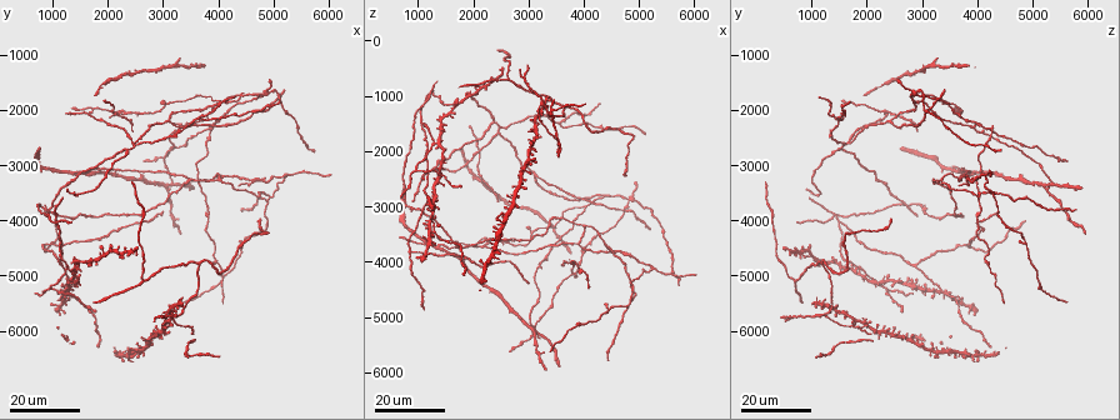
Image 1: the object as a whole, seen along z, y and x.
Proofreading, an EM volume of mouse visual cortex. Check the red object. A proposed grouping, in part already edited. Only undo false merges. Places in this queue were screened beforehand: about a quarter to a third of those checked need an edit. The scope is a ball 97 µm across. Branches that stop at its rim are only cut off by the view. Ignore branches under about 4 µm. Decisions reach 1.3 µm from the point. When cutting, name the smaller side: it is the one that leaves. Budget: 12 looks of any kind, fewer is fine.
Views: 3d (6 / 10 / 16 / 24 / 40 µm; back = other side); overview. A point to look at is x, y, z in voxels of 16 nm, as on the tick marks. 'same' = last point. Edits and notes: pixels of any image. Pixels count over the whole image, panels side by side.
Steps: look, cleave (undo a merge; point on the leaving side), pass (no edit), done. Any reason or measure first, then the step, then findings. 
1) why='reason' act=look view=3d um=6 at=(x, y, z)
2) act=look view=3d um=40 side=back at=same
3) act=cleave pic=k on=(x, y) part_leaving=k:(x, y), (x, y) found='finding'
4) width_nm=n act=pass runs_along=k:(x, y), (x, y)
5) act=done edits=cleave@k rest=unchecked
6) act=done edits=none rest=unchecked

act=look view=3d um=16 at=(4450, 1750, 2750)

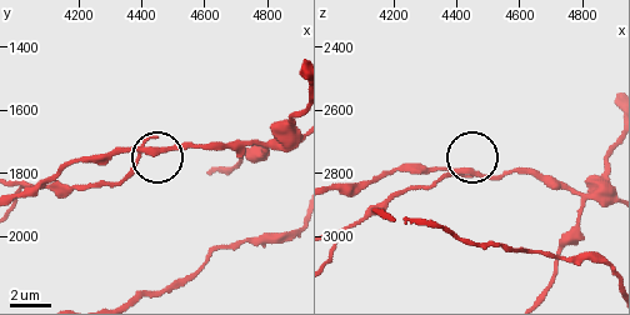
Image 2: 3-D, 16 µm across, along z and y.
act=look view=3d um=6 at=(4400, 1730, 2790)

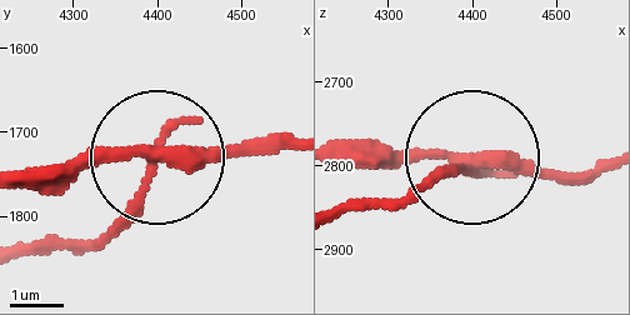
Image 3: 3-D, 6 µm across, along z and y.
arms=3 act=cleave pic=3 on=(115, 228) found='a second cell is stuck on'

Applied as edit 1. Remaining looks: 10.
act=look view=3d um=24 at=(4600, 3250, 3850)

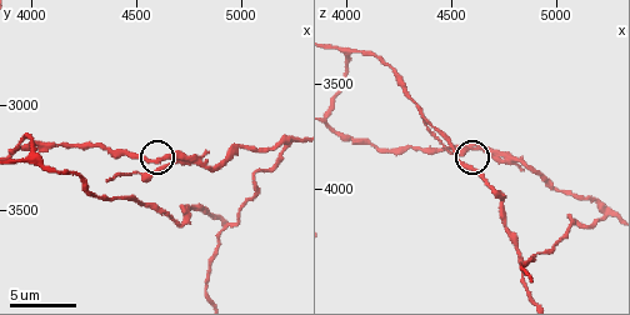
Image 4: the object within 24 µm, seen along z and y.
act=look view=3d um=10 at=(4610, 3300, 3810)

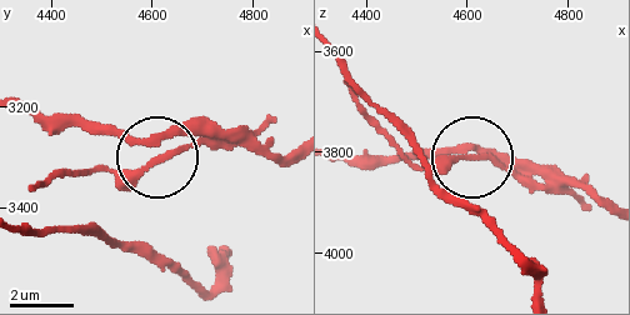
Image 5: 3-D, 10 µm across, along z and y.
width_nm=220 act=pass found='continuous, no second cell'

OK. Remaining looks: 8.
act=look view=3d um=16 at=(5250, 3170, 4130)

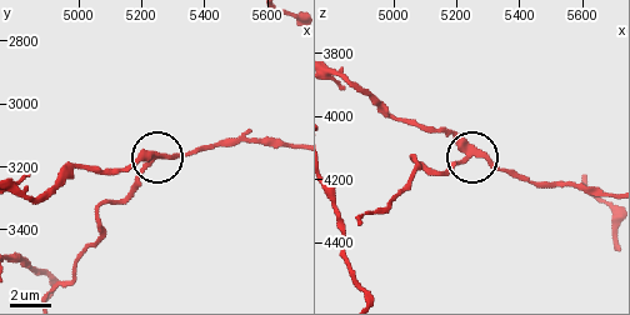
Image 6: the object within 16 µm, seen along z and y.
width_nm=270 act=cleave pic=6 on=(135, 181) found='two cells meet here'

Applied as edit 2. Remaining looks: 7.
why='redraw' act=look view=overview

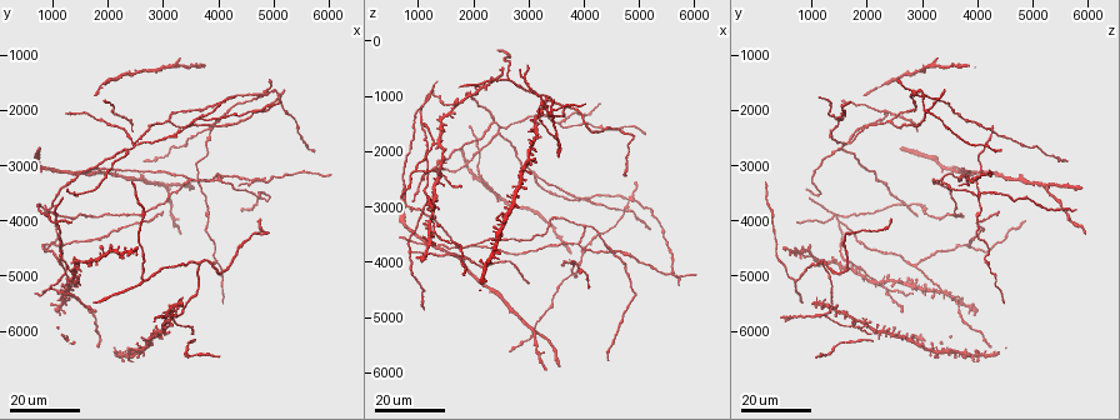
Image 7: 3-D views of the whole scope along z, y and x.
act=look view=3d um=24 at=(3950, 3250, 3350)

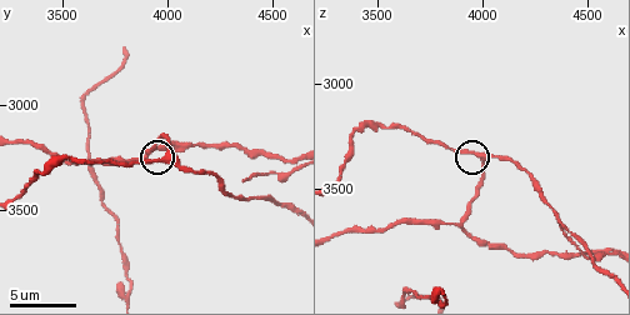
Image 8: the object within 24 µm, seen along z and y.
why='closer look' act=look view=3d um=10 at=(3980, 3260, 3350)

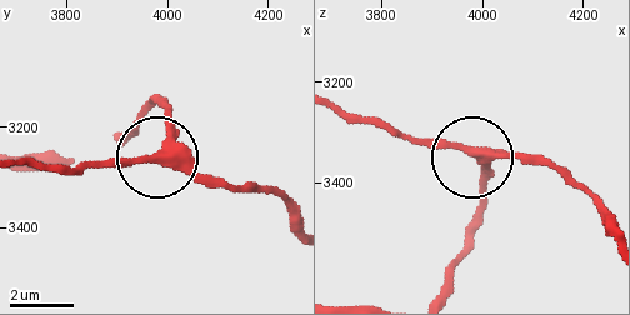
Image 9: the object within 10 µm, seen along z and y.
width_nm=300 act=pass runs_along=9:(131, 128), (156, 104), (164, 111), (161, 158), (226, 181) found='all the same cell'

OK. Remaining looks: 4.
why='three arms meet' act=look view=3d um=16 at=(2400, 2750, 1500)

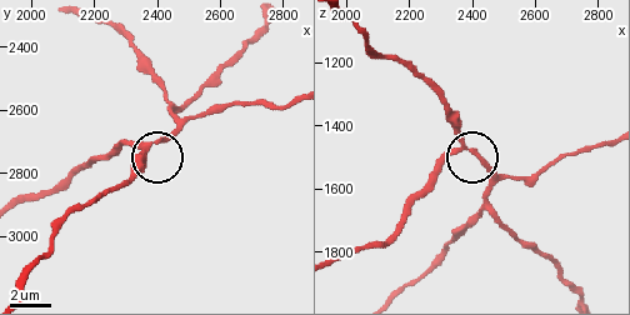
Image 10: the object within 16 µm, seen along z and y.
act=look view=3d um=10 at=(2370, 2710, 1460)

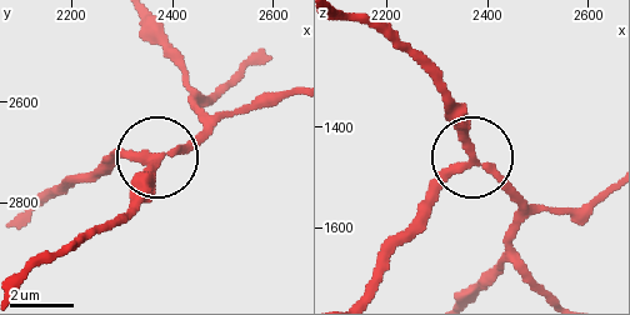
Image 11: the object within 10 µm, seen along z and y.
width_nm=210 act=cleave pic=11 on=(119, 158) found='a second cell is stuck on'

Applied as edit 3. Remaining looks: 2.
why='side arm on a straight run' act=look view=3d um=24 at=(3200, 5700, 1150)

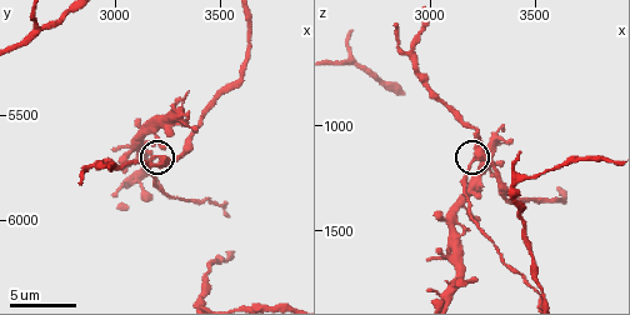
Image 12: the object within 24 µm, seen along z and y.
act=look view=3d um=10 at=same

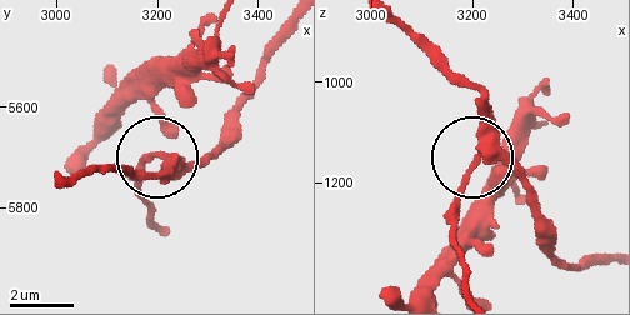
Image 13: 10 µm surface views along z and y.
arms=3 act=cleave pic=13 on=(151, 154) part_leaving=13:(485, 131), (453, 225), (466, 290) found='two cells meet here'

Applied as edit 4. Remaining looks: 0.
act=done edits=cleave@3,cleave@6,cleave@11,cleave@13 rest=unchecked

